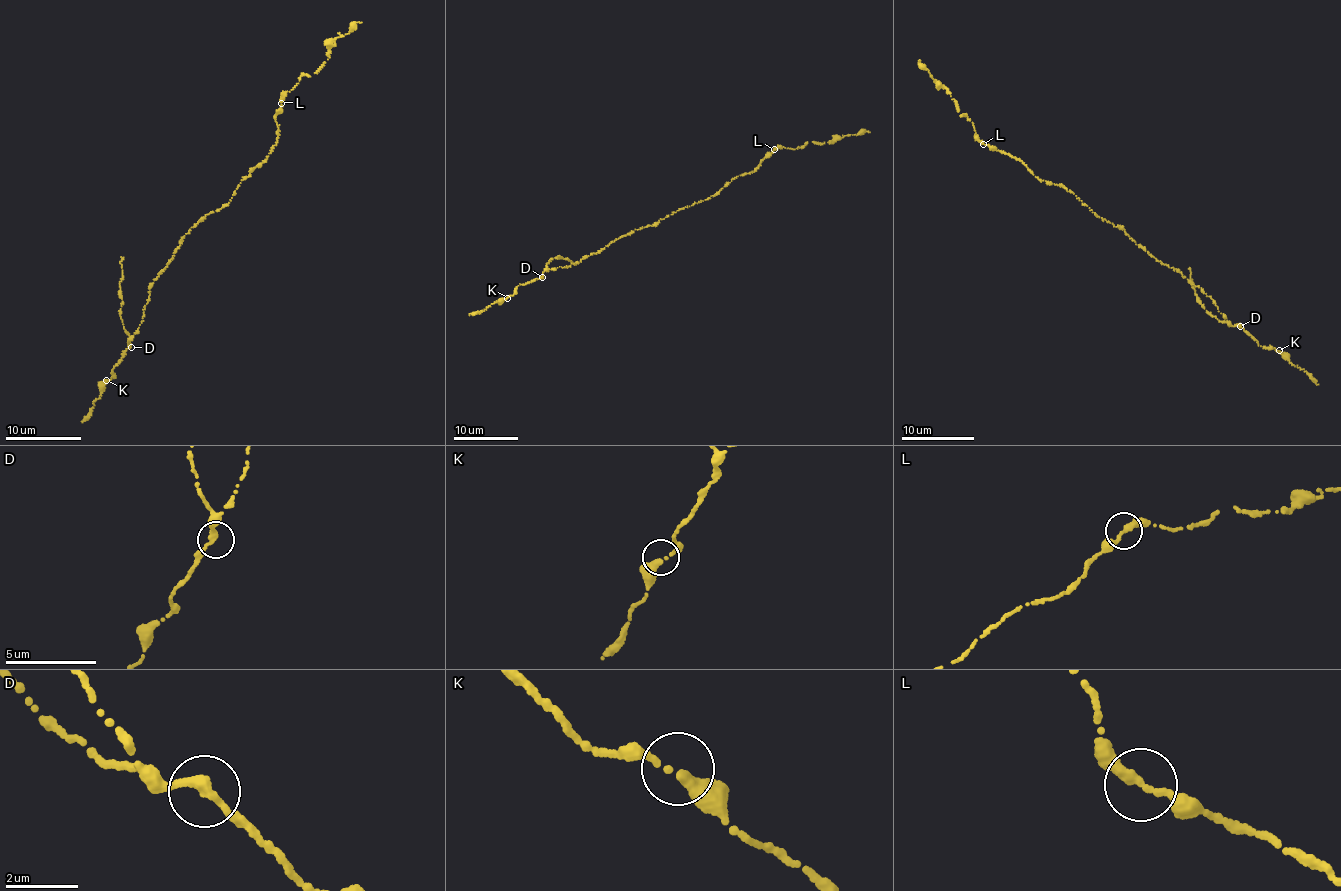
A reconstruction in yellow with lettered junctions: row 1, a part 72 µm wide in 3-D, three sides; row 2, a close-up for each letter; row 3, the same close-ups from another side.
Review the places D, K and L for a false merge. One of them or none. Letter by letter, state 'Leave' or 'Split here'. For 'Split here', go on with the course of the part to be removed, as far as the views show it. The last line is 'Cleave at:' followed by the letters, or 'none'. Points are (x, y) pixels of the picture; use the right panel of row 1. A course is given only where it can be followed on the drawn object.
D: Leave
K: Leave
L: Leave
Cleave at: none

